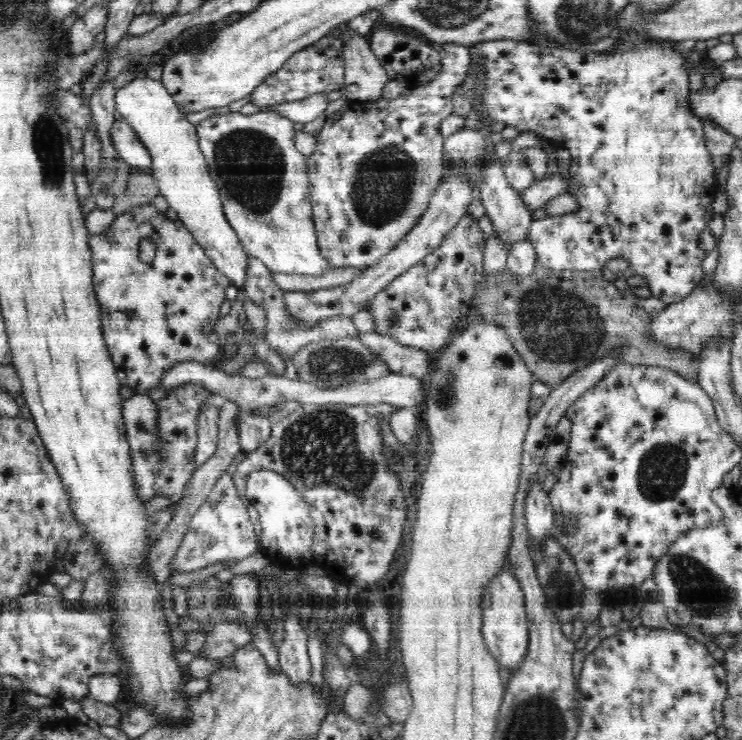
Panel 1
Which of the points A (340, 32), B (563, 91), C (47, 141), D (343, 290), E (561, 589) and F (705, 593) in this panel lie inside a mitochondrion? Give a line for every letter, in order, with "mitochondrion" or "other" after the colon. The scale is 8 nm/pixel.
A: other
B: other
C: mitochondrion
D: other
E: mitochondrion
F: mitochondrion

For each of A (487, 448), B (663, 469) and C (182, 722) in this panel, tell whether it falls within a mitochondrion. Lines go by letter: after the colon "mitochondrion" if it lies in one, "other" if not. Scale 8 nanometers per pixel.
A: other
B: mitochondrion
C: other

